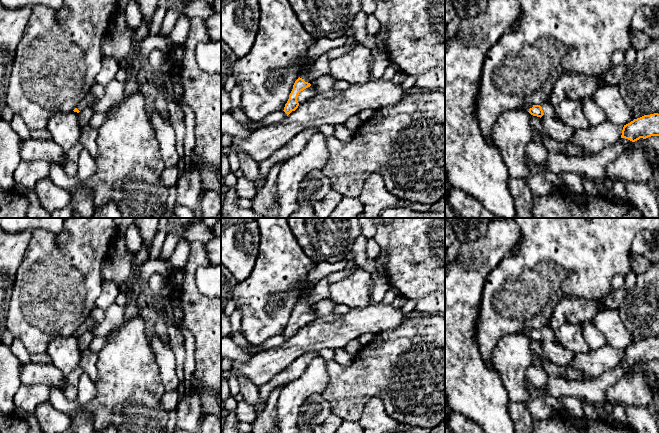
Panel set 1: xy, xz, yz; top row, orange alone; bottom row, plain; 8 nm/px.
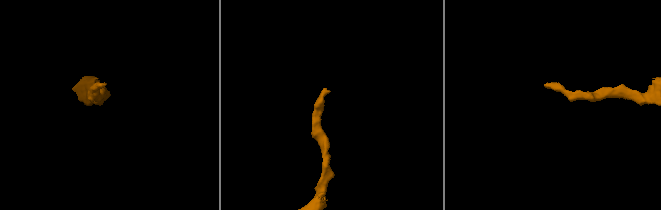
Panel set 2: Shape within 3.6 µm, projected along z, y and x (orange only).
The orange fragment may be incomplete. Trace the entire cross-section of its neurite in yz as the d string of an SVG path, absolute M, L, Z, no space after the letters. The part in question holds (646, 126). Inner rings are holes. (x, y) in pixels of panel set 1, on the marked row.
M659 114L644 115L624 125L621 138L632 142L640 138L646 139L651 136L659 136Z

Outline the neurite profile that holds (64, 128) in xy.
M56 112L48 120L47 130L52 140L57 143L66 155L62 168L71 177L77 176L77 163L70 161L67 157L68 151L79 142L82 126L79 124L79 113Z

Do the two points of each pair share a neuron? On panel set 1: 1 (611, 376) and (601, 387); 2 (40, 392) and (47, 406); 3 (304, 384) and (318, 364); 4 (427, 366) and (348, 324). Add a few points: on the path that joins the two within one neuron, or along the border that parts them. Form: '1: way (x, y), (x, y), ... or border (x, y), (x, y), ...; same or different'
1: way (608, 379), (603, 384); same
2: border (47, 399), (33, 412); different
3: way (309, 379), (317, 369); same
4: border (397, 326), (392, 329), (382, 330), (375, 335); different

